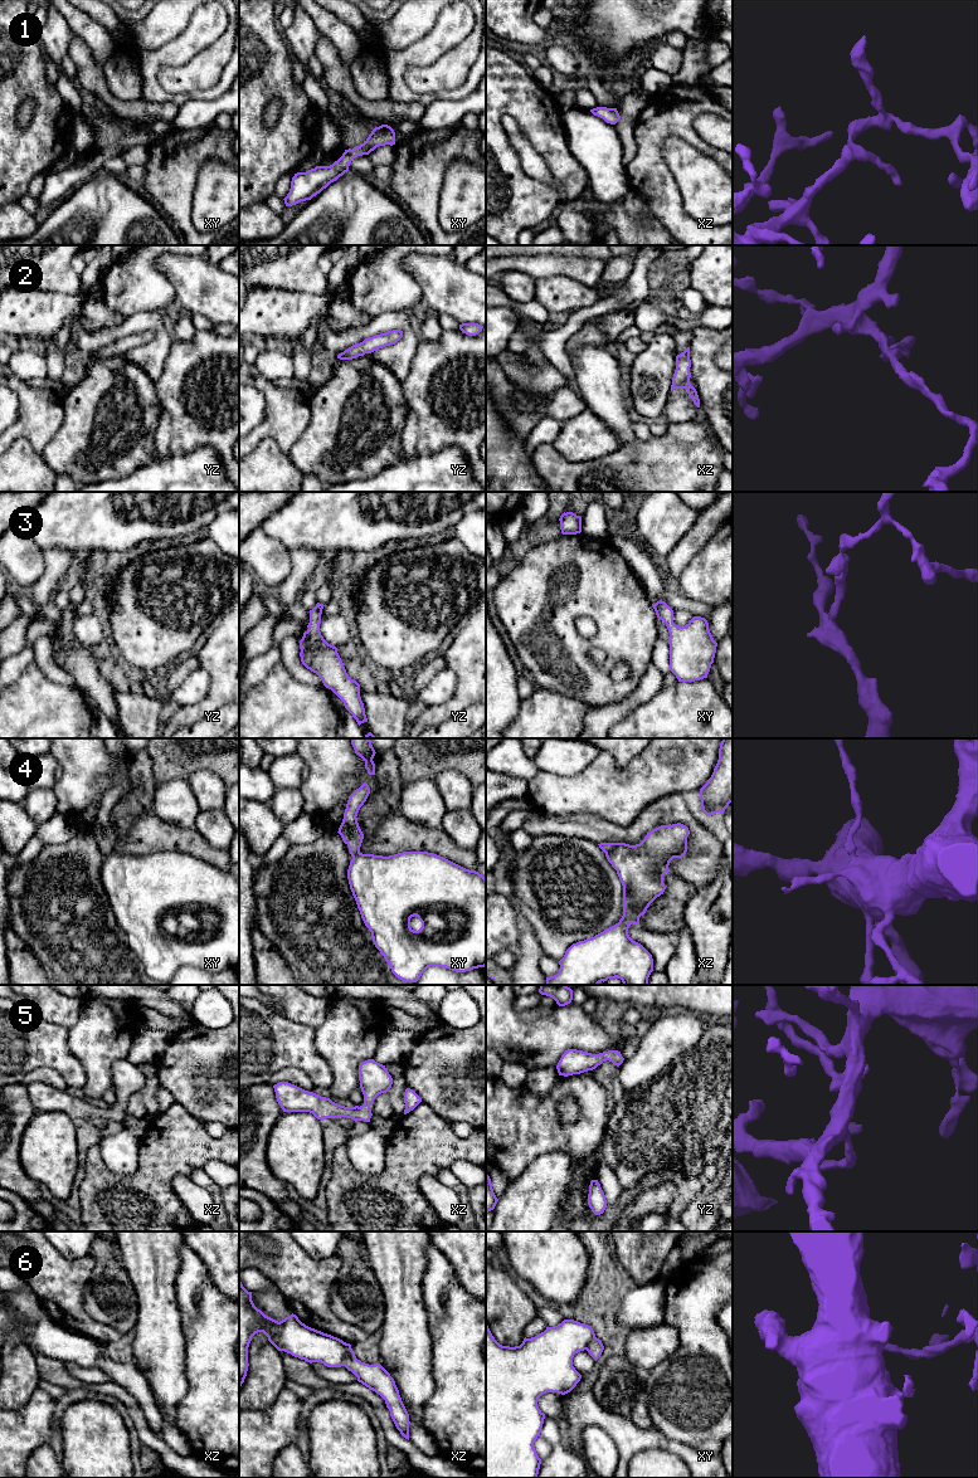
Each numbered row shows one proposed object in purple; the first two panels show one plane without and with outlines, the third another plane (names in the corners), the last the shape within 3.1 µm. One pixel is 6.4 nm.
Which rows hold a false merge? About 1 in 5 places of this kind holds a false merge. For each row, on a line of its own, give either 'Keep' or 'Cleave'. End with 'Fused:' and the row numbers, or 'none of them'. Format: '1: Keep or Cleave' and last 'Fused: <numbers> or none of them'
1: Keep
2: Keep
3: Keep
4: Keep
5: Keep
6: Cleave
Fused: 6

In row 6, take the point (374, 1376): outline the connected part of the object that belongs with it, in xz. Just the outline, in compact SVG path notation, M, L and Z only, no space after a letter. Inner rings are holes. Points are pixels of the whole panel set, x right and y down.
M346 1343L345 1367L357 1377L359 1382L385 1400L396 1429L409 1440L409 1414L390 1374L380 1364L369 1365L357 1360L350 1343Z

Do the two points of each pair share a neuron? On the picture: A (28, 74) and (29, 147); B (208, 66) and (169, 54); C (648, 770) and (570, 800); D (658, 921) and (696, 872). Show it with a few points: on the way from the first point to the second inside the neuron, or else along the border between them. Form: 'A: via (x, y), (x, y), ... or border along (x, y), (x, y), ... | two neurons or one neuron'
A: via (42, 92), (43, 130) | one neuron
B: border along (213, 43), (180, 66), (162, 66), (160, 68) | two neurons
C: via (629, 789), (624, 791), (589, 791) | one neuron
D: border along (670, 871), (694, 888) | two neurons

